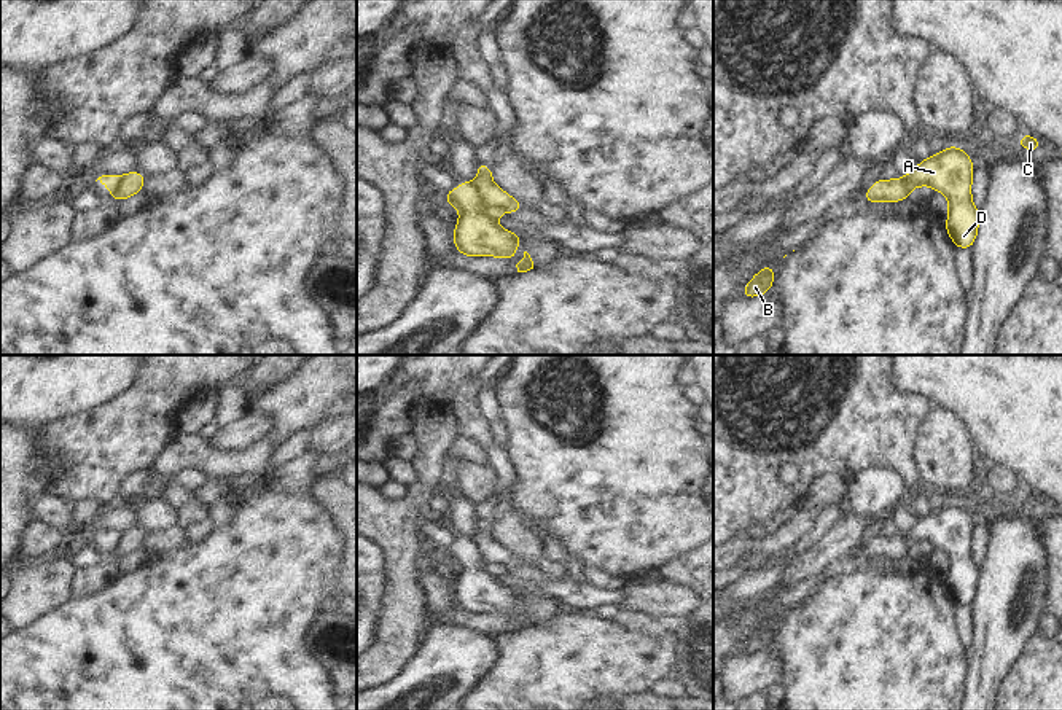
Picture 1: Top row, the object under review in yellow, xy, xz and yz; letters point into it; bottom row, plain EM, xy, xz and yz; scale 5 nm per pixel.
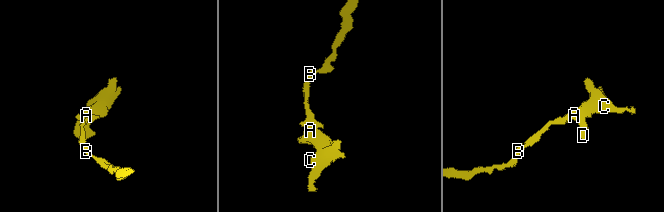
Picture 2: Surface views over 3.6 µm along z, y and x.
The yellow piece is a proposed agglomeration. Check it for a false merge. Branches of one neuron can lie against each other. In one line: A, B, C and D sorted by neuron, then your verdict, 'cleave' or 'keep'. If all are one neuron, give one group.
groups A C D / B; cleave

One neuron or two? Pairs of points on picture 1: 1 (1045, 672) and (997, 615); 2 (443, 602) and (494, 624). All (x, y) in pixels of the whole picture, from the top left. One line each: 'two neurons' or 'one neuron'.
1: two neurons
2: one neuron

